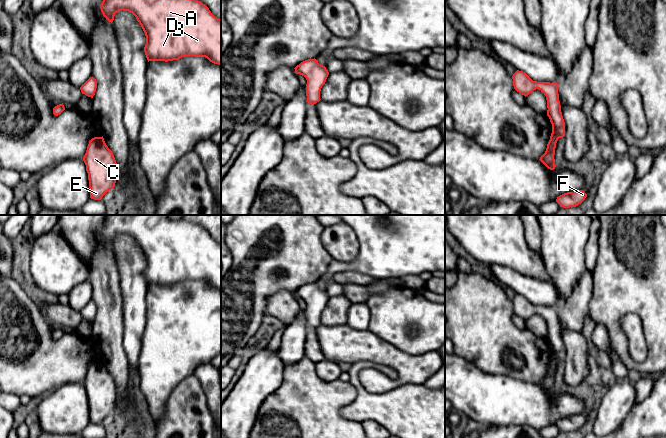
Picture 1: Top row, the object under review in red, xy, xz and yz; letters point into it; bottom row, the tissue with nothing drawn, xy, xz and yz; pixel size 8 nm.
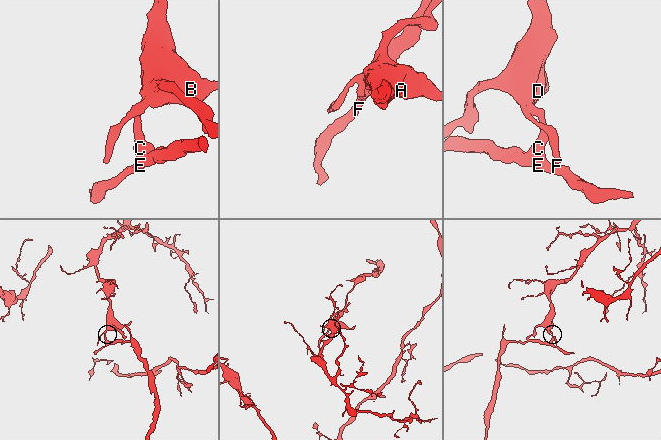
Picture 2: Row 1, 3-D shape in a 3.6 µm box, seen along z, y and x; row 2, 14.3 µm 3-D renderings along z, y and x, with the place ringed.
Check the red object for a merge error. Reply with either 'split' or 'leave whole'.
split

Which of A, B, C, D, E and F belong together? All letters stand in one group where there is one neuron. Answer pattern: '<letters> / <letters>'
A B D / C E F

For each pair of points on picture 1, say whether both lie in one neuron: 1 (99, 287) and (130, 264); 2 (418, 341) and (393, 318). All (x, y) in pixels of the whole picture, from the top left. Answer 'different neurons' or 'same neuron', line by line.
1: different neurons
2: same neuron

